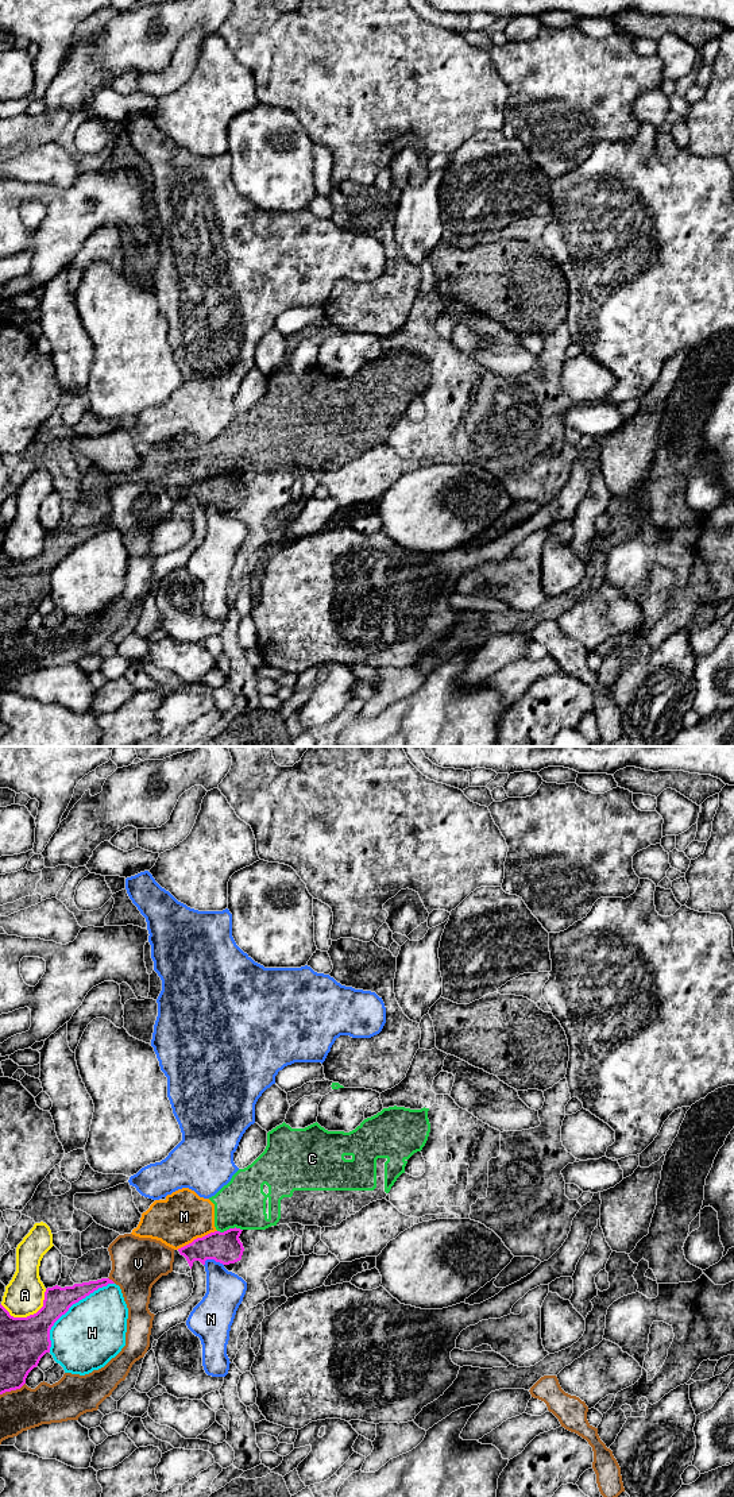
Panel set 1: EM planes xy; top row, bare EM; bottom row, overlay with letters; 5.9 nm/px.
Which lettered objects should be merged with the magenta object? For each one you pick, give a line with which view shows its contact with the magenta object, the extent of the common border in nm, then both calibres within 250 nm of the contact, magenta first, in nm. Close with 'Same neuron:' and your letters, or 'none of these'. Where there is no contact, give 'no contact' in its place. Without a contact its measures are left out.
Same neuron: none of these

